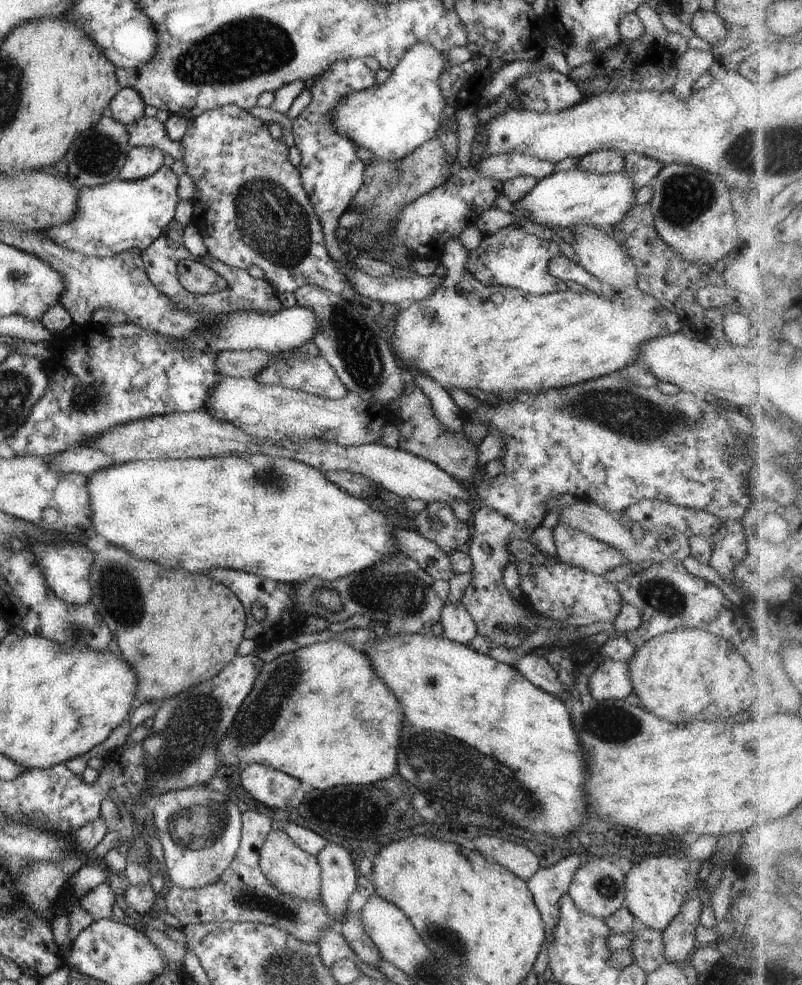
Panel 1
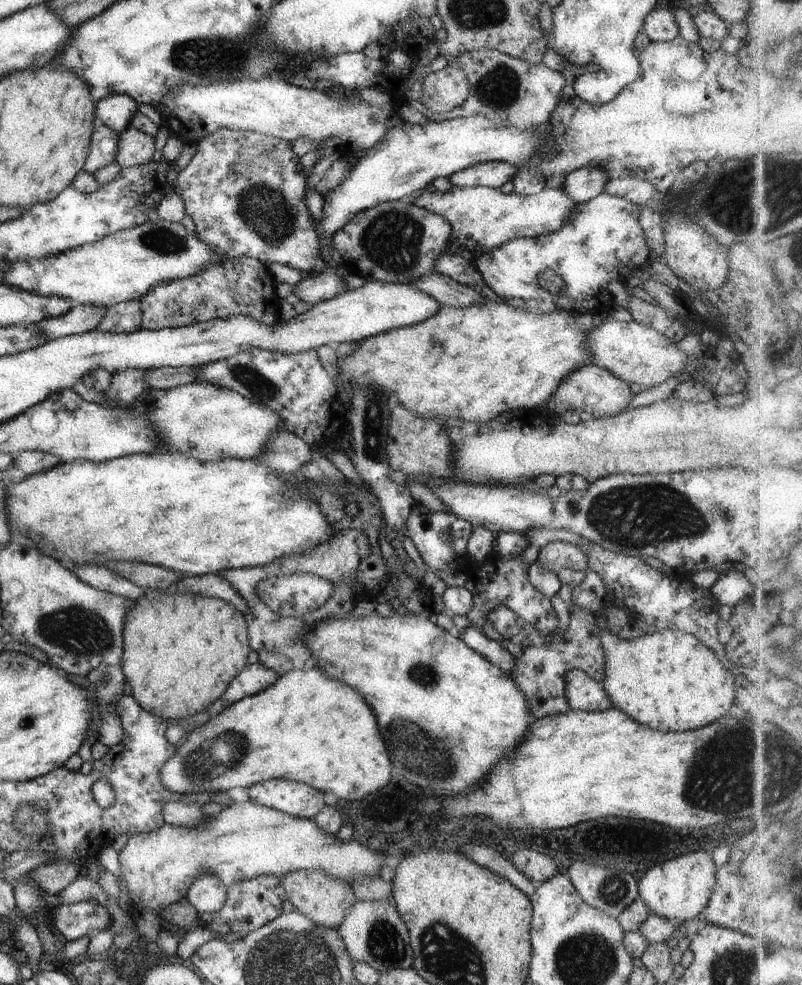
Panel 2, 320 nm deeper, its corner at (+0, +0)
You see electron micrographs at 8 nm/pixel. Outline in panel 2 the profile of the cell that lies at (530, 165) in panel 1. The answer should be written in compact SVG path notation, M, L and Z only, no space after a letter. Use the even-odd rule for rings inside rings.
M484 162L453 173L449 180L456 187L484 186L500 189L504 184L512 181L519 170L518 166L509 163Z

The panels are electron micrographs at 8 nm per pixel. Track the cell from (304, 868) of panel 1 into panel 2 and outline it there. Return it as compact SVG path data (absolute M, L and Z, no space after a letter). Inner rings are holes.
M320 871L289 872L281 878L281 884L285 888L286 899L294 904L300 916L329 929L337 929L342 924L358 899L350 883L333 879Z

